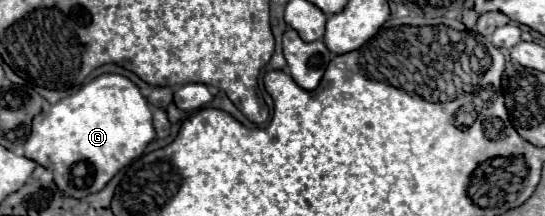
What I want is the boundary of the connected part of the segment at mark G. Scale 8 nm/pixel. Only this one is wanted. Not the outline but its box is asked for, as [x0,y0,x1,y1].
[25,74,155,200]

